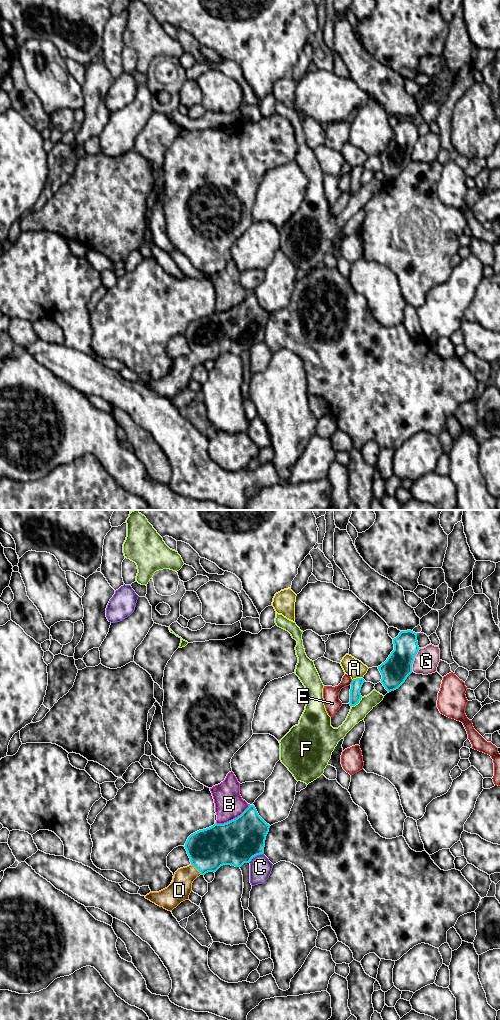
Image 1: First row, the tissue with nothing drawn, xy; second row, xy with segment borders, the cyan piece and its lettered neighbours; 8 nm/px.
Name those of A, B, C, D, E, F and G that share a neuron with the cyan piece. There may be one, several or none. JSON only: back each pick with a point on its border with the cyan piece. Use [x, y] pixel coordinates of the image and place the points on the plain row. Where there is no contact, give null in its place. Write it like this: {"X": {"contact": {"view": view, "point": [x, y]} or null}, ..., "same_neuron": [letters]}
{"D": {"contact": {"view": "xy", "point": [196, 356]}}, "same_neuron": ["D"]}

